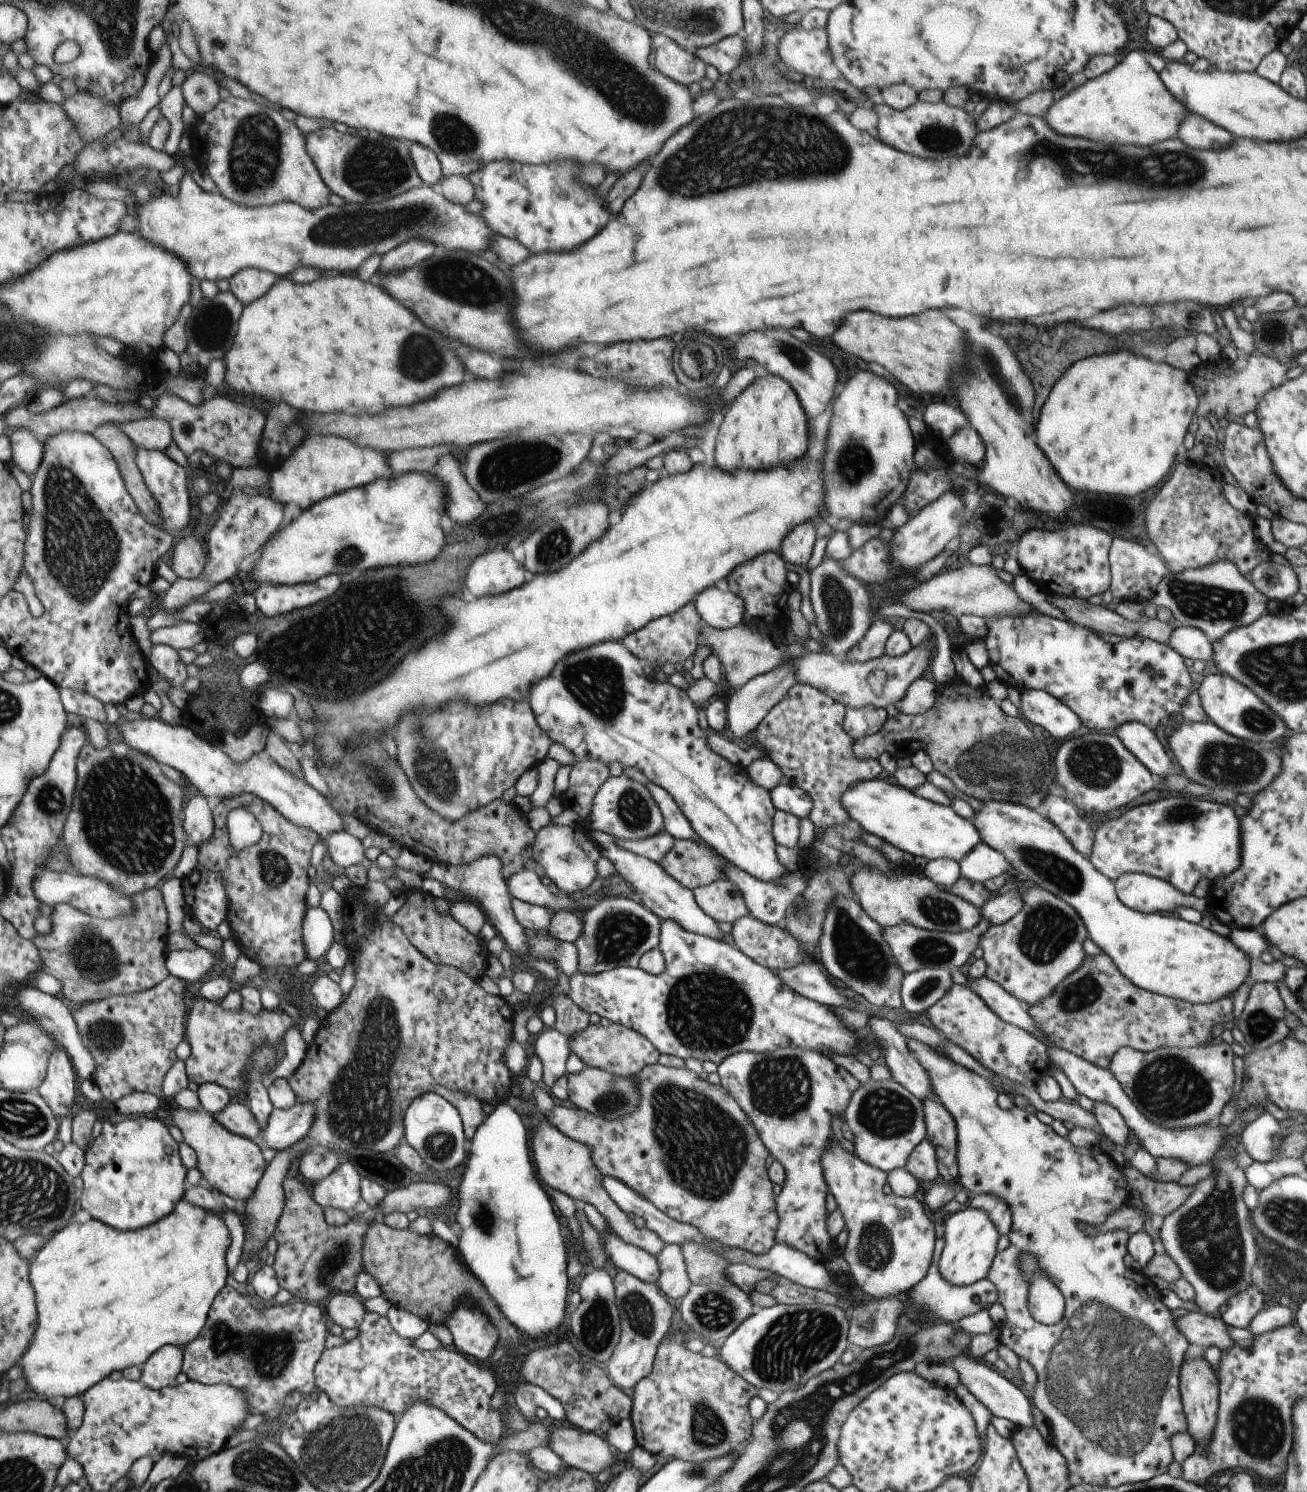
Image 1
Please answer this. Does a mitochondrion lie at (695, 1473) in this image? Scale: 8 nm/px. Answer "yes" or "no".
yes

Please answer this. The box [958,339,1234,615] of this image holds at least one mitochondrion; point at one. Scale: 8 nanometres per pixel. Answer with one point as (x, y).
(991, 521)

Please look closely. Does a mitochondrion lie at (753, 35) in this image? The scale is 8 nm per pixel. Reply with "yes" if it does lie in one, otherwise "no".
no

